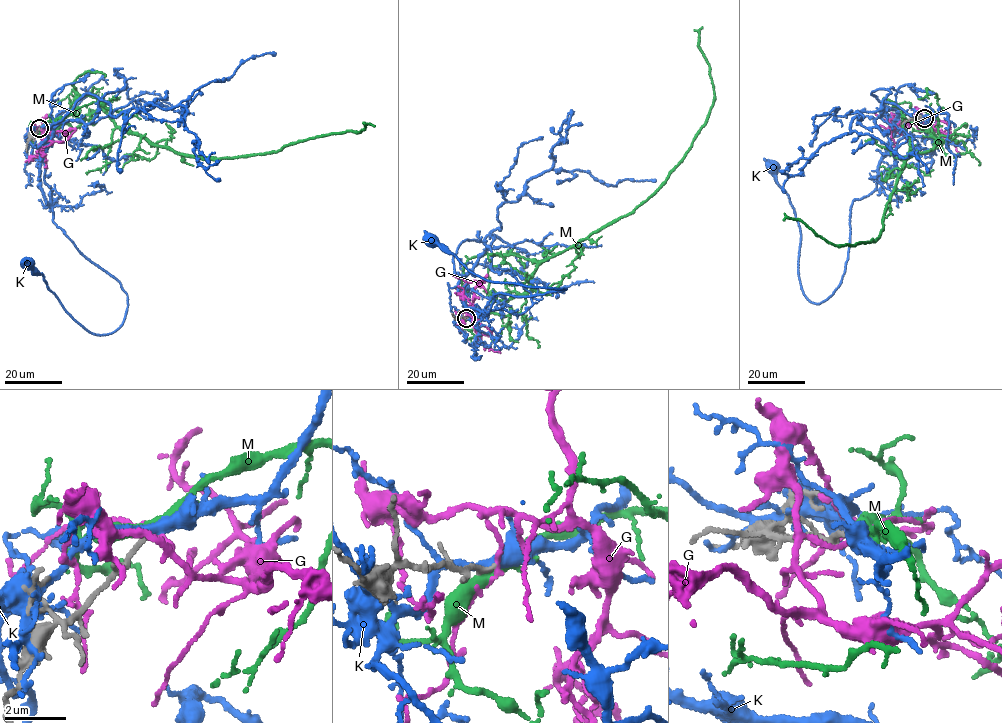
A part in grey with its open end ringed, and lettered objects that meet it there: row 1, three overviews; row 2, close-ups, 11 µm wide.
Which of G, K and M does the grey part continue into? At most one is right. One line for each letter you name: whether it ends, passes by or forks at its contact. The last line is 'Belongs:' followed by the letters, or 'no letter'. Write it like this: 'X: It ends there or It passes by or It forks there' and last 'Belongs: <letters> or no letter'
Belongs: no letter

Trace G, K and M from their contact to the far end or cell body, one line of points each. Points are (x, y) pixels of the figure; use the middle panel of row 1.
G: (467, 317), (467, 313), (474, 311), (474, 291), (487, 276), (467, 282), (457, 293), (467, 312), (457, 324)
K: (467, 318), (454, 317), (449, 288), (487, 313), (500, 292), (566, 289), (488, 280), (430, 239)
M: (467, 318), (506, 316), (506, 301), (531, 289), (536, 268), (664, 184), (712, 105), (702, 27)

